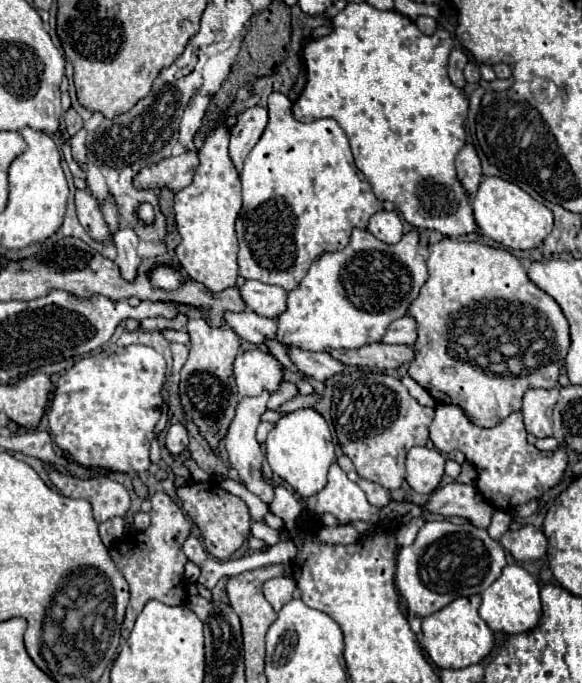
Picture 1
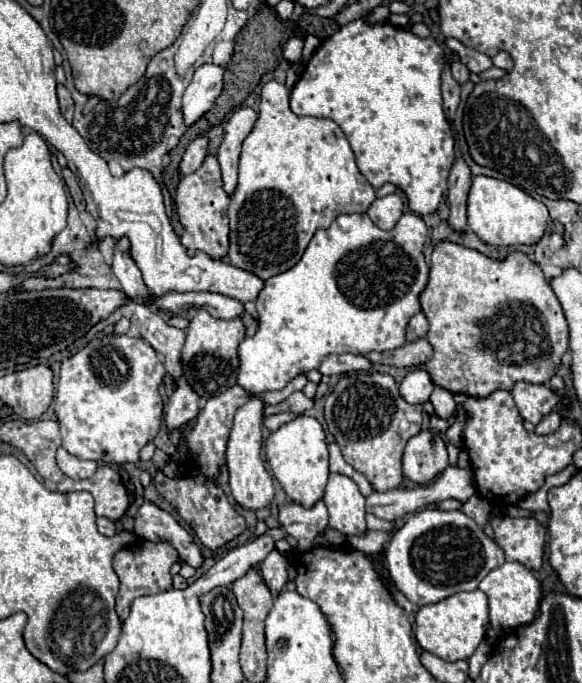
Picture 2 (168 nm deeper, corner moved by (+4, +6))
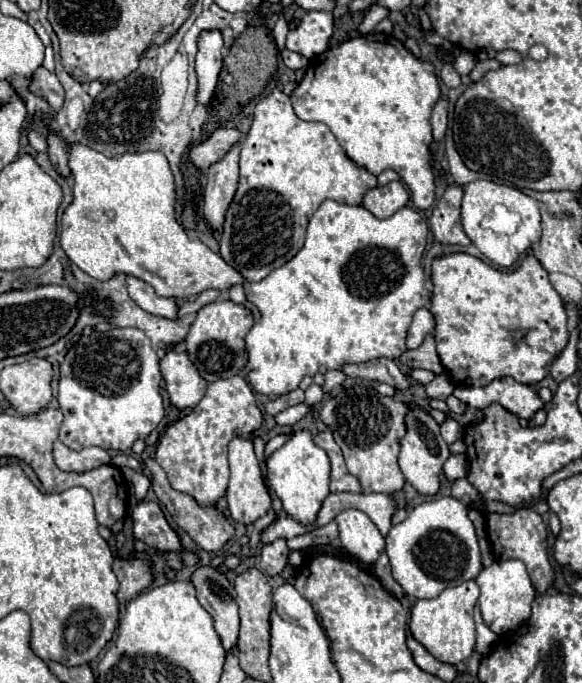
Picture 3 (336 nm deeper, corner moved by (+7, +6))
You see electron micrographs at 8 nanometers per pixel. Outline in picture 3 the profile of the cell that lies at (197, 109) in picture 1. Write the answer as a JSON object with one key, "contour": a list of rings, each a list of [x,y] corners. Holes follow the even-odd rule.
{"contour":[[[203,30],[197,40],[197,78],[199,78],[199,88],[197,88],[197,102],[207,106],[213,90],[217,86],[217,78],[223,66],[223,36],[221,30]]]}

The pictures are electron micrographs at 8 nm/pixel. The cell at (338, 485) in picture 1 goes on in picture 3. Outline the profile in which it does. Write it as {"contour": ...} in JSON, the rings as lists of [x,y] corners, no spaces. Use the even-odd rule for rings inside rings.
{"contour":[[[345,510],[337,518],[339,540],[343,548],[363,564],[375,564],[385,550],[385,538],[377,526],[359,510]]]}

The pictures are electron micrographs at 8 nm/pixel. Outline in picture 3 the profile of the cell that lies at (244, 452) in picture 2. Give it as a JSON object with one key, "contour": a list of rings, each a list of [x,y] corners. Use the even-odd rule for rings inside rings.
{"contour":[[[235,436],[229,442],[229,466],[231,466],[231,480],[227,488],[227,508],[231,514],[231,520],[241,522],[245,526],[253,524],[257,518],[265,516],[271,510],[271,496],[263,484],[261,468],[253,452],[253,442],[245,440],[241,436]]]}

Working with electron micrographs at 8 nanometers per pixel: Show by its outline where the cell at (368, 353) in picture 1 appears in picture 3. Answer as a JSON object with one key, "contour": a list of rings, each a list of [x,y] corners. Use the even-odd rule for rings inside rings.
{"contour":[[[429,334],[425,338],[425,342],[417,348],[417,350],[407,350],[401,354],[401,362],[411,366],[411,368],[425,368],[431,370],[435,374],[445,374],[445,366],[441,364],[441,358],[437,356],[437,348],[435,348],[435,338]]]}

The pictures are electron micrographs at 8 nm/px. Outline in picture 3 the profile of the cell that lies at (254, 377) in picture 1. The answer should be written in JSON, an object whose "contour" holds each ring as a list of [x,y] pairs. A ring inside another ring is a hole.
{"contour":[[[325,200],[309,220],[303,248],[261,282],[245,284],[247,300],[261,312],[261,320],[245,336],[249,354],[245,374],[251,388],[257,394],[281,396],[295,390],[303,376],[343,370],[345,364],[359,364],[381,356],[399,358],[407,350],[405,336],[413,314],[419,308],[431,306],[421,268],[427,234],[427,222],[413,208],[401,208],[393,216],[379,220],[363,206]]]}

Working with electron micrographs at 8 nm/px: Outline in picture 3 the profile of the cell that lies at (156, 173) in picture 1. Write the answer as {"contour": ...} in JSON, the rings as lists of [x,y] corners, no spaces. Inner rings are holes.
{"contour":[[[217,128],[209,140],[191,148],[191,162],[197,168],[205,170],[205,164],[209,168],[217,160],[221,160],[229,152],[229,148],[239,140],[241,140],[241,132],[237,128]]]}

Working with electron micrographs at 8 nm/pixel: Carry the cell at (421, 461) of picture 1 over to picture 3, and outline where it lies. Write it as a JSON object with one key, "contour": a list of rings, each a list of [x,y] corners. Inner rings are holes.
{"contour":[[[411,408],[405,416],[407,434],[401,440],[401,454],[399,454],[399,468],[405,474],[407,482],[425,496],[435,496],[439,492],[439,476],[443,470],[445,460],[449,458],[449,446],[439,434],[439,424],[421,408]]]}

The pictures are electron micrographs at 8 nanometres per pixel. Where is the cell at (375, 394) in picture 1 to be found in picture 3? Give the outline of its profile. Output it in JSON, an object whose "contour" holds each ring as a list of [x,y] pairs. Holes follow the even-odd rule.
{"contour":[[[347,386],[345,392],[333,394],[321,404],[319,416],[333,430],[335,442],[343,450],[347,470],[359,482],[365,494],[383,492],[395,494],[403,488],[405,476],[399,470],[399,440],[405,436],[405,414],[409,406],[395,402],[389,396],[381,396],[369,386]]]}

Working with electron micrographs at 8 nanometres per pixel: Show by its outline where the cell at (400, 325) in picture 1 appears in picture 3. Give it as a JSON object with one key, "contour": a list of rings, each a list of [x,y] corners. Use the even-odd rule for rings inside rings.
{"contour":[[[421,308],[413,314],[413,322],[409,326],[407,334],[407,348],[419,348],[427,334],[431,334],[435,328],[435,318],[427,308]]]}

